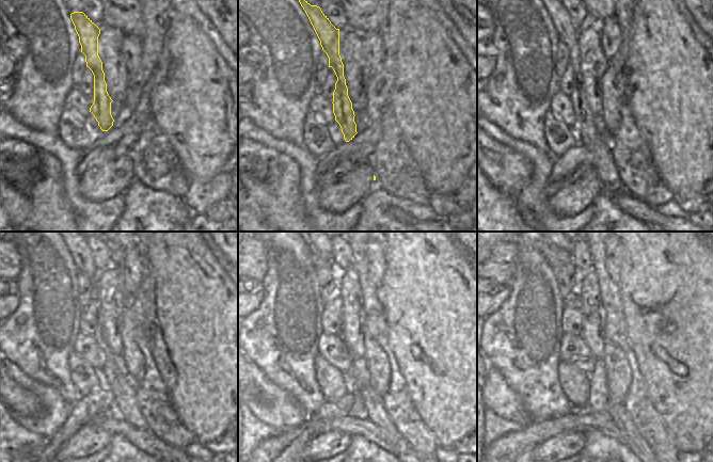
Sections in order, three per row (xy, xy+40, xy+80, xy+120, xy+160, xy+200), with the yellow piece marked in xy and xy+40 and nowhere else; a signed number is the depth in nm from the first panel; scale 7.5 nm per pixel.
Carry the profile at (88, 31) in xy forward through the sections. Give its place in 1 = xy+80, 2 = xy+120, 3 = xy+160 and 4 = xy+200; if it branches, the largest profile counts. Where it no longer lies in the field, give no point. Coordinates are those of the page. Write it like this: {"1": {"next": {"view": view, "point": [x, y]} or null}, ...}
{"1": {"next": {"view": "xy+80", "point": [599, 145]}}, "2": {"next": {"view": "xy+120", "point": [123, 388]}}, "3": {"next": {"view": "xy+160", "point": [374, 407]}}, "4": {"next": {"view": "xy+200", "point": [632, 440]}}}

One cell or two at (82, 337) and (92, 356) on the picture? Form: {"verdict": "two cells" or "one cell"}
{"verdict": "one cell"}

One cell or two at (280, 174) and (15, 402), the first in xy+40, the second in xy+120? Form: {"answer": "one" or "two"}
{"answer": "one"}

